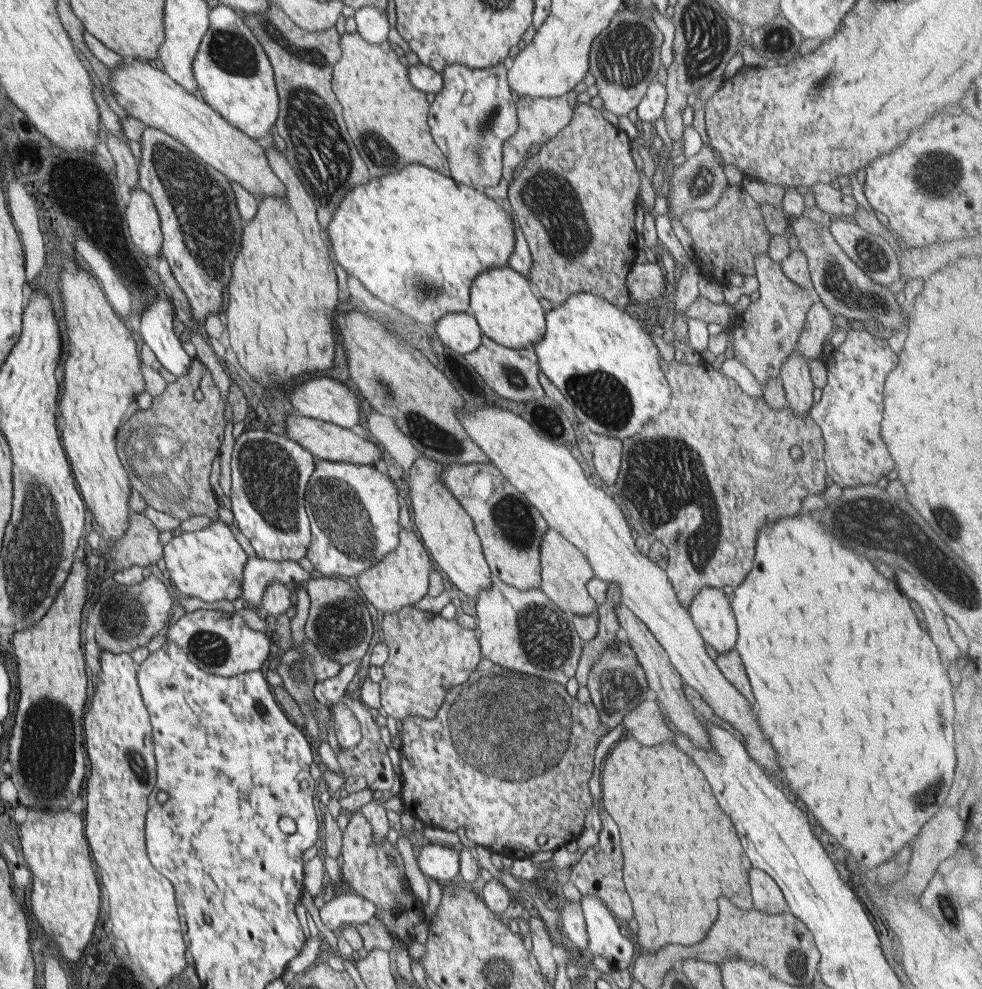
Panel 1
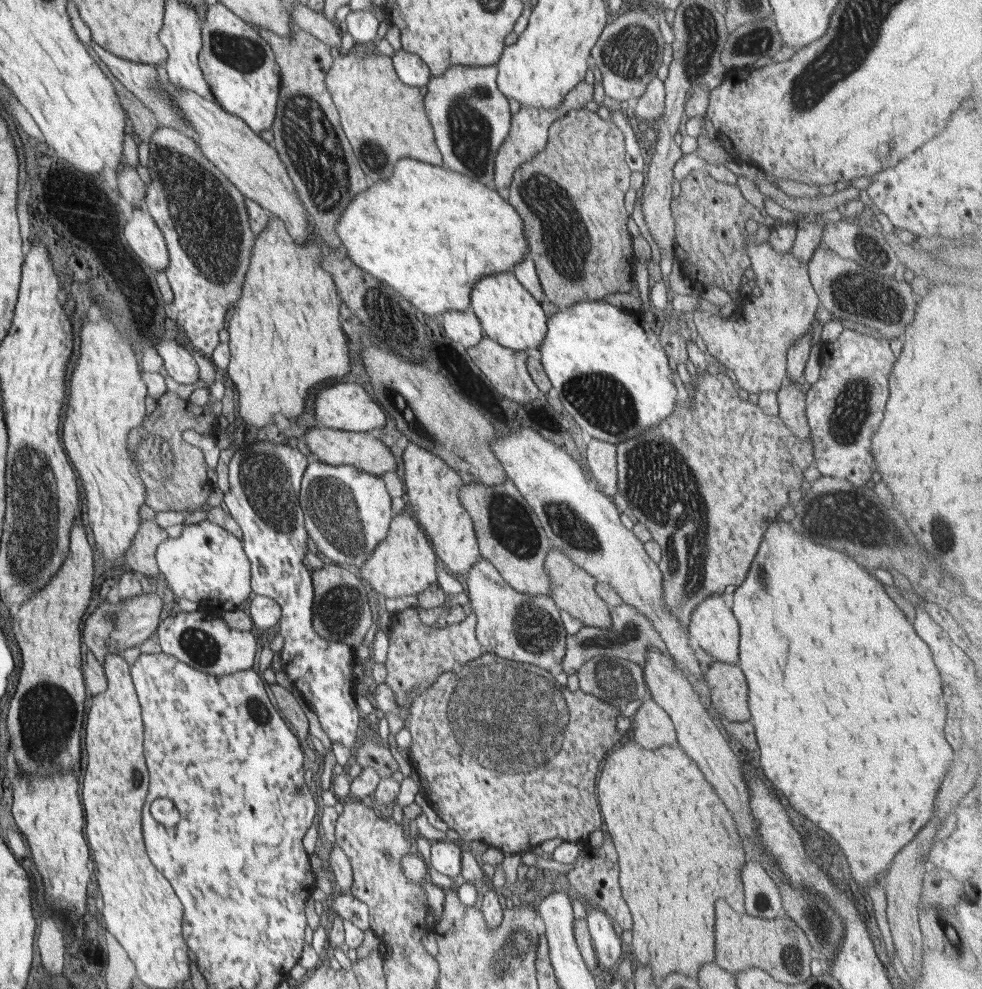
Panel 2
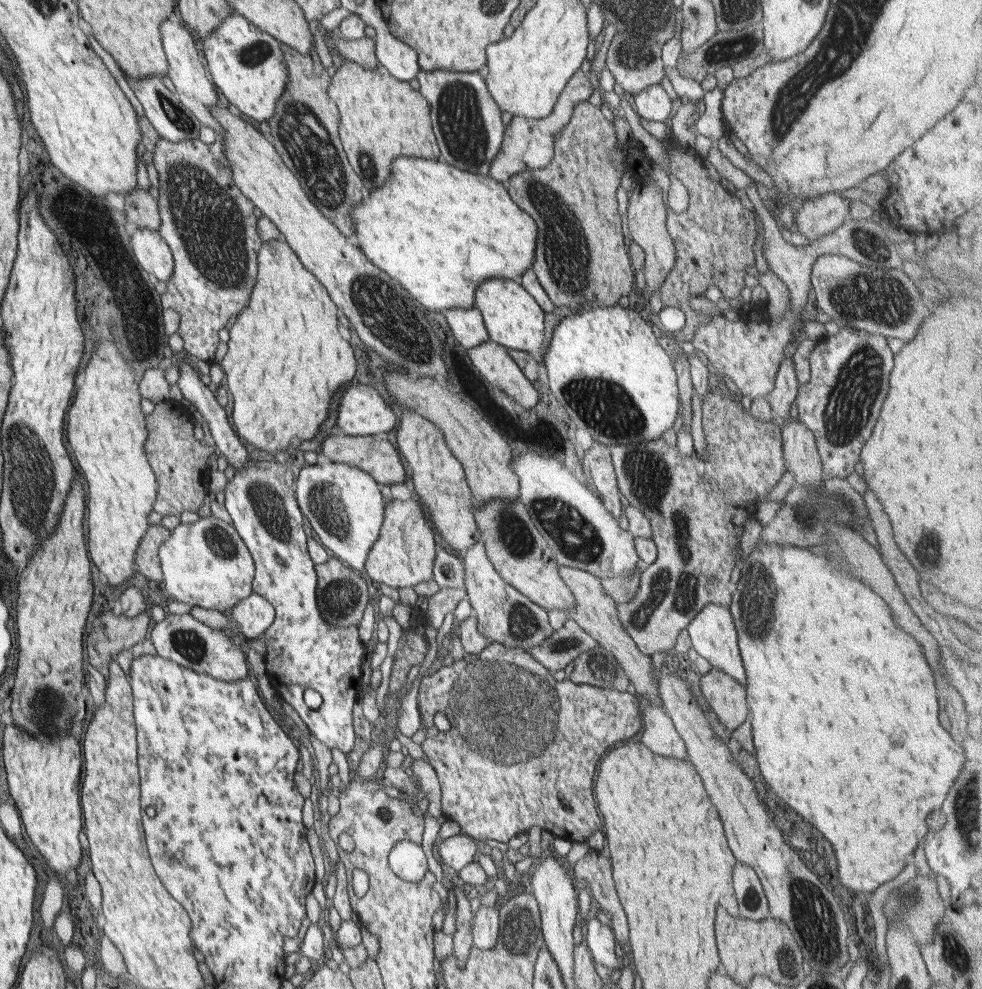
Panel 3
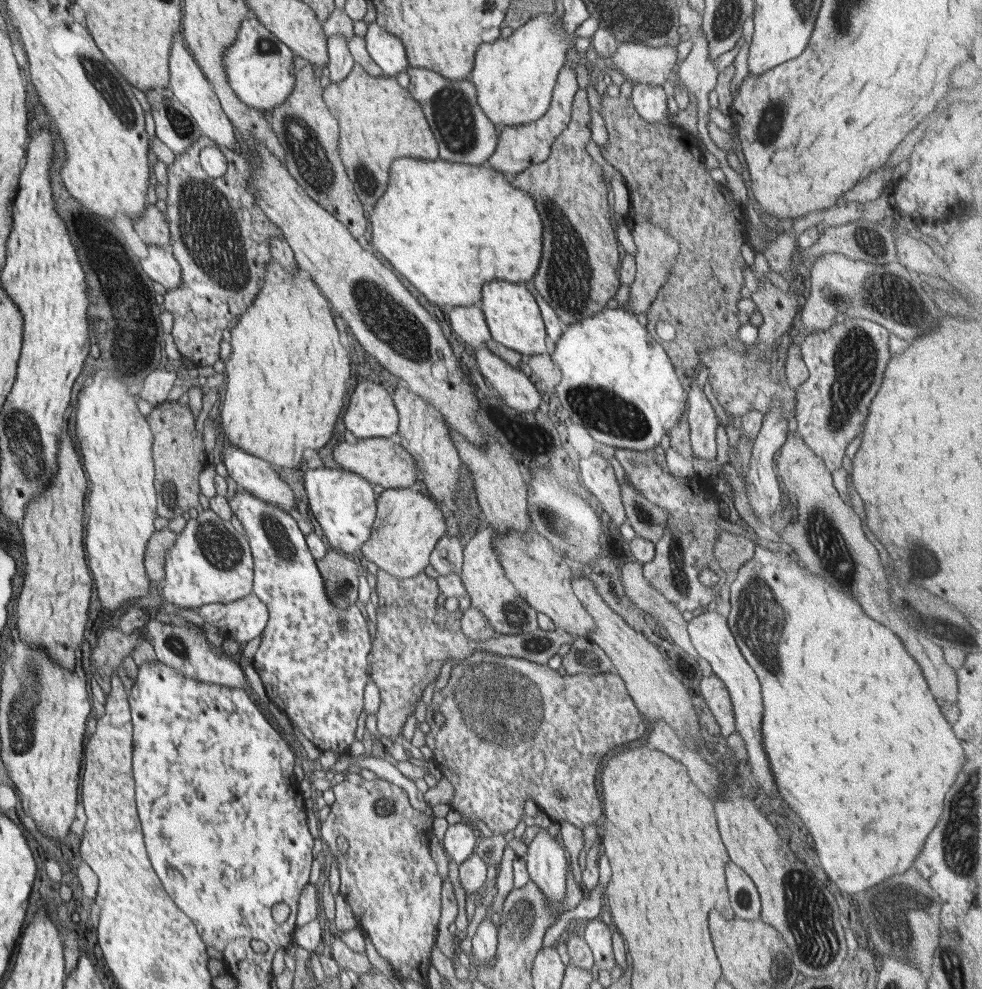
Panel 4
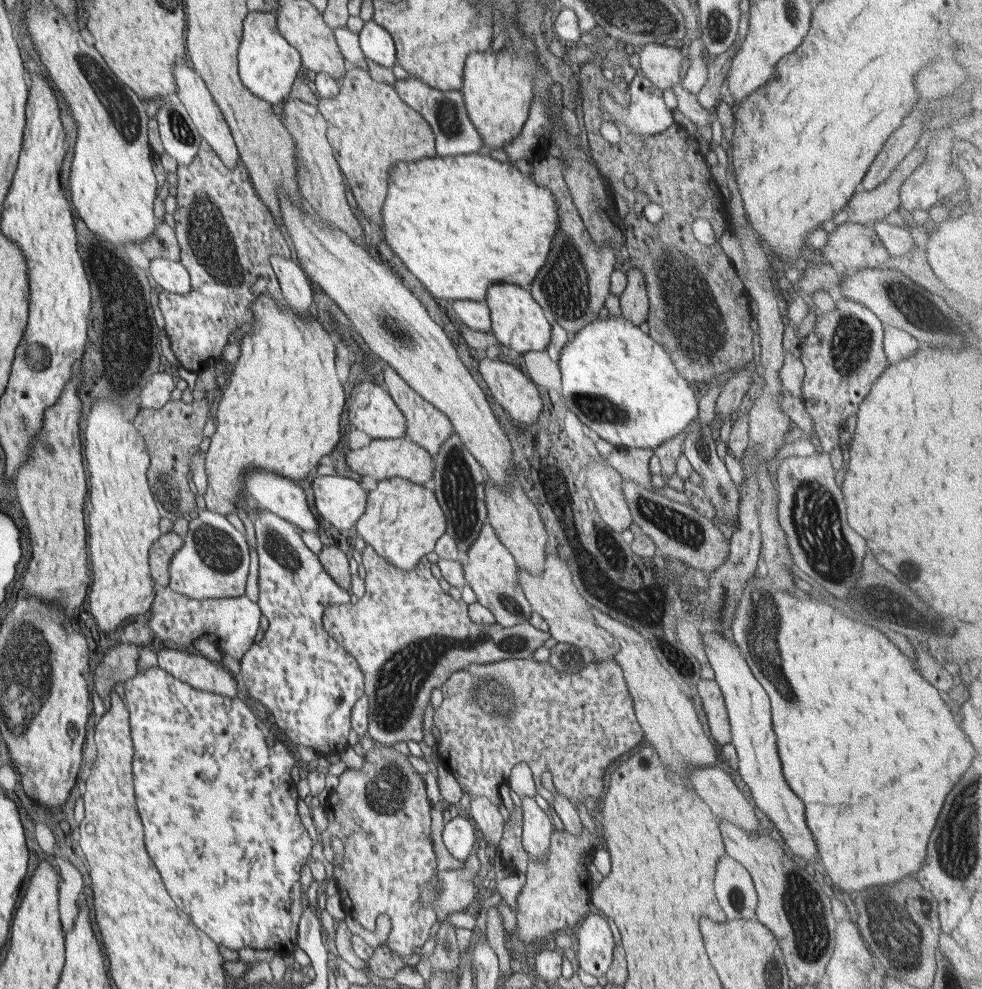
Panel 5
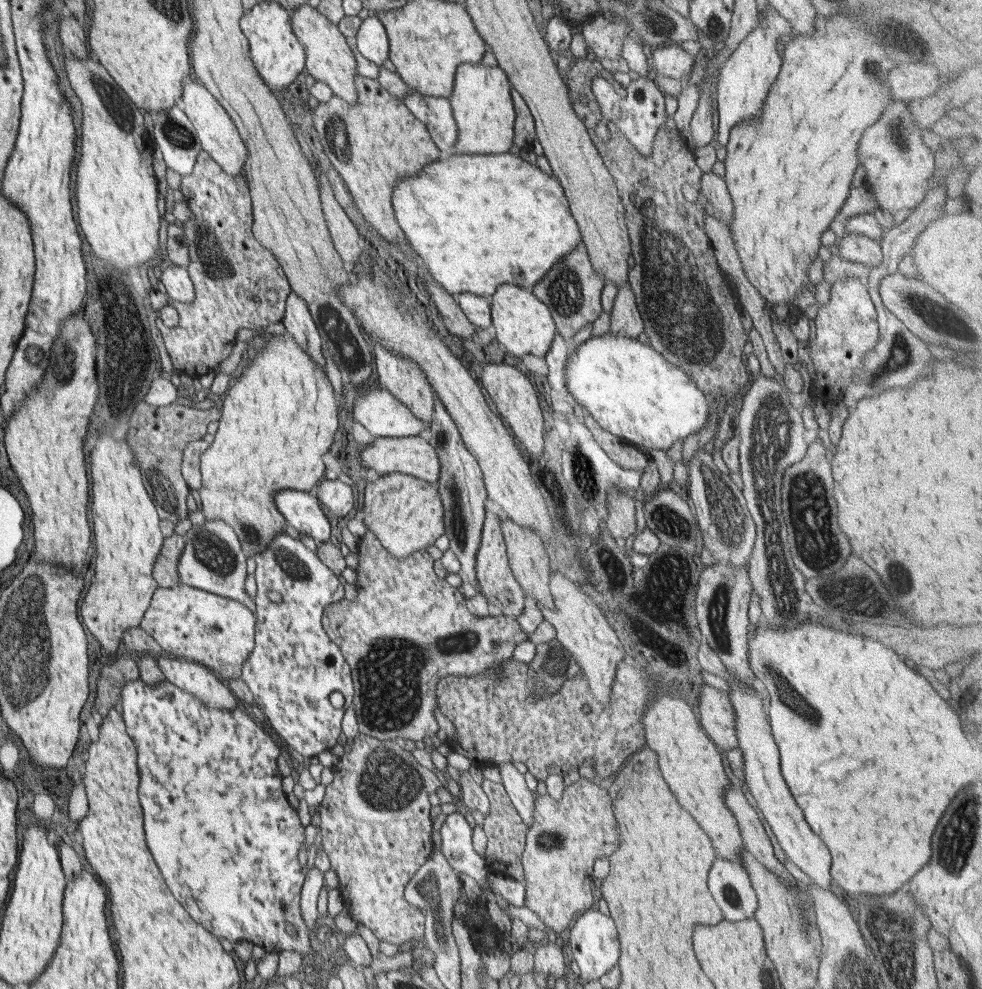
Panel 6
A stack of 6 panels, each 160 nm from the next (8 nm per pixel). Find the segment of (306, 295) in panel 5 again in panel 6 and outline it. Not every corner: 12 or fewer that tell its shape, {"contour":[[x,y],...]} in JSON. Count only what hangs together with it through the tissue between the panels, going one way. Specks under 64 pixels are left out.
{"contour":[[292,290],[282,323],[326,369],[323,342],[306,301]]}

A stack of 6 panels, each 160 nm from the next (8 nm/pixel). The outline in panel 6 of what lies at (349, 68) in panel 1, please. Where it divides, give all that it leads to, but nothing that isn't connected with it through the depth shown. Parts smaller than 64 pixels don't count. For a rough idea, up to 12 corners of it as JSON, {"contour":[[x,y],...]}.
{"contour":[[378,79],[314,109],[325,153],[365,220],[409,246],[398,178],[440,149]]}

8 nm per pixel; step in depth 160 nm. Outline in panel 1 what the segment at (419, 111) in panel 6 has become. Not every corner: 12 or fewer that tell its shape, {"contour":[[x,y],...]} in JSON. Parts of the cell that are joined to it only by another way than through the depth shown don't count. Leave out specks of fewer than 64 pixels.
{"contour":[[503,63],[452,64],[427,123],[456,182],[500,184],[519,131]]}

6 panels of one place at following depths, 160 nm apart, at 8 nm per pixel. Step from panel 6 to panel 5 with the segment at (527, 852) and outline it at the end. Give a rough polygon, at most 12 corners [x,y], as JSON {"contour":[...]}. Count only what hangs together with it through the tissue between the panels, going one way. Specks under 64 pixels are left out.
{"contour":[[599,809],[570,834],[553,826],[516,898],[518,950],[590,914]]}

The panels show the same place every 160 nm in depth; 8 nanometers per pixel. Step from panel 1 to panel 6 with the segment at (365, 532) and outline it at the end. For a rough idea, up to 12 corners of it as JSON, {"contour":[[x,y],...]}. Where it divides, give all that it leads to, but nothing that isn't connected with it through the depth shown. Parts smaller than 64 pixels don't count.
{"contour":[[322,479],[314,495],[335,518],[353,509],[353,488]]}

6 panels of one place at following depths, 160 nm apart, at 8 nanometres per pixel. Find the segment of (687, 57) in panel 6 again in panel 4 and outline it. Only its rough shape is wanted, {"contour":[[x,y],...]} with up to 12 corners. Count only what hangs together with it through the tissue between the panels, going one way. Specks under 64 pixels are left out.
{"contour":[[620,42],[612,60],[626,81],[662,86],[674,47]]}

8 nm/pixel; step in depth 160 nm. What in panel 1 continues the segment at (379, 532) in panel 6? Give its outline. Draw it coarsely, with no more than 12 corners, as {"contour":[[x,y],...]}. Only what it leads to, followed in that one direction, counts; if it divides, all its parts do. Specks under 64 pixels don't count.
{"contour":[[411,527],[356,582],[380,615],[426,596],[431,555]]}

